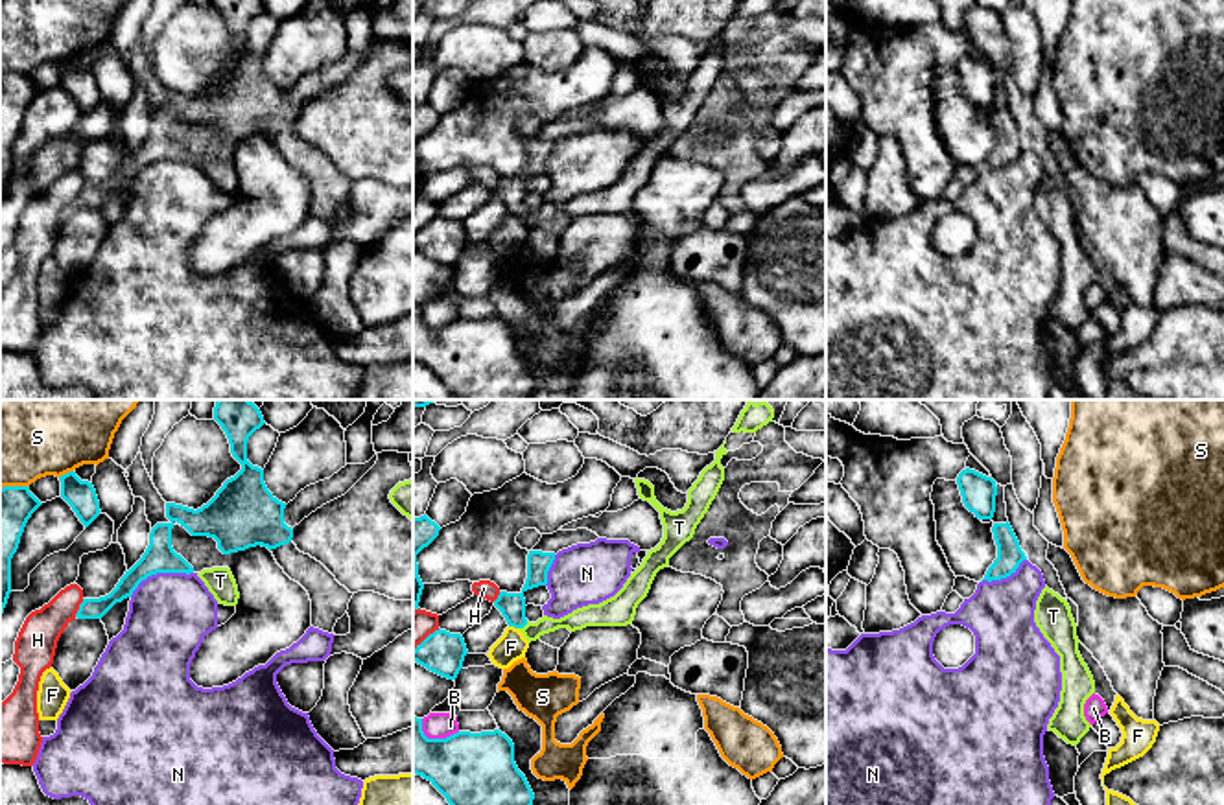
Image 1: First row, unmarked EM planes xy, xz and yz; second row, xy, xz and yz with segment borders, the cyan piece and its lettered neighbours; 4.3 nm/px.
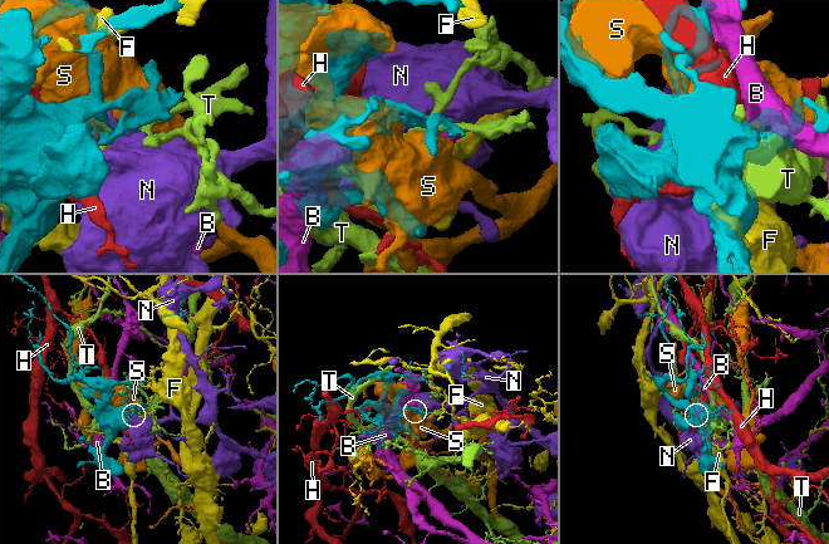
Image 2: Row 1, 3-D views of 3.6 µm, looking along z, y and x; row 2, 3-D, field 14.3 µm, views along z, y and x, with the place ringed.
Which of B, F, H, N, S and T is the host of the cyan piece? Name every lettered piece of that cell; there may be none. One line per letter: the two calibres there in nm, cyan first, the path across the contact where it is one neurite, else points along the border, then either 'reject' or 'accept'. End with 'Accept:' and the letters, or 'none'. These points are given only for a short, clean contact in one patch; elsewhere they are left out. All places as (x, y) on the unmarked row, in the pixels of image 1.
B: 340/110 nm | reject
F: 110/130 nm | reject
H: 100/180 nm | reject
N: 140/360 nm | accept
S: 130/320 nm | reject
T: 110/90 nm | reject
Accept: N

